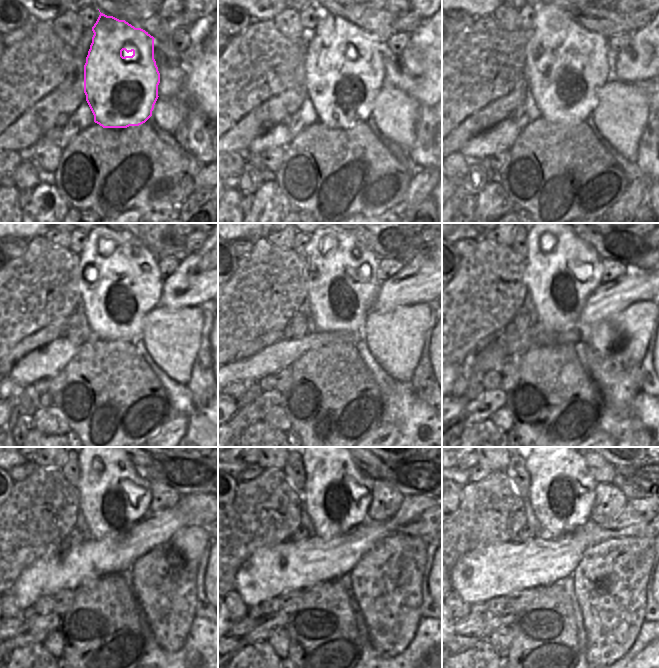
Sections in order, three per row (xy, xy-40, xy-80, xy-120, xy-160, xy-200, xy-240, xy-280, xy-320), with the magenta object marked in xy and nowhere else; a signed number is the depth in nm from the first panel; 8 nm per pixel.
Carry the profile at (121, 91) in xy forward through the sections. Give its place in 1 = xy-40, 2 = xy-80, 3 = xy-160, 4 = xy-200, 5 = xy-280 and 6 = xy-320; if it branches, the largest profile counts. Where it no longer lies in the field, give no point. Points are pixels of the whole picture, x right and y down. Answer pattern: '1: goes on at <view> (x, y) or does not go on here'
1: goes on at xy-40 (343, 88)
2: goes on at xy-80 (566, 65)
3: goes on at xy-160 (341, 273)
4: goes on at xy-200 (561, 270)
5: goes on at xy-280 (337, 493)
6: goes on at xy-320 (561, 493)

